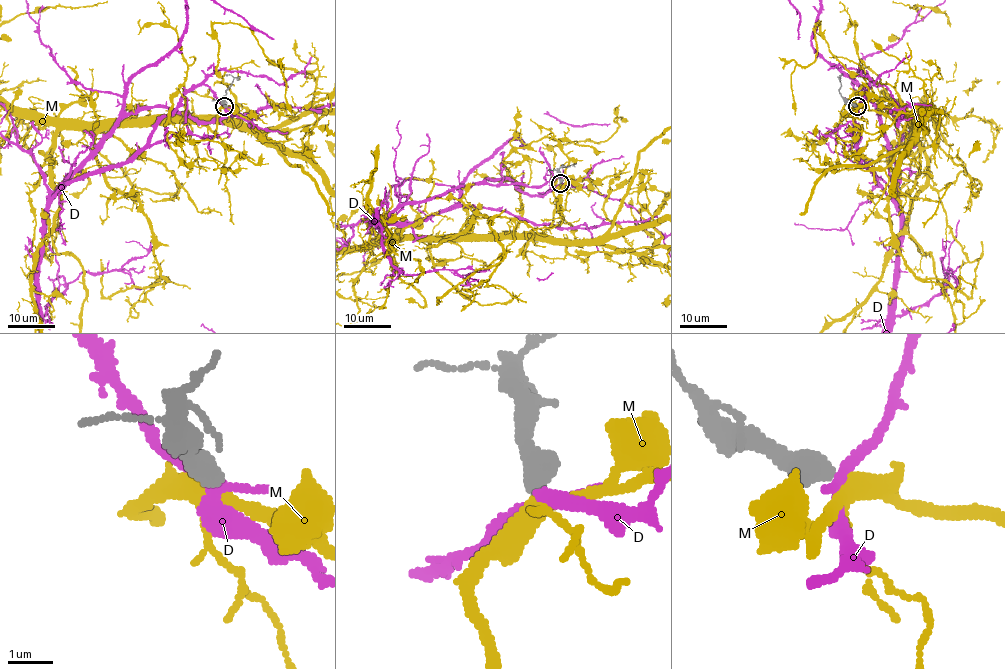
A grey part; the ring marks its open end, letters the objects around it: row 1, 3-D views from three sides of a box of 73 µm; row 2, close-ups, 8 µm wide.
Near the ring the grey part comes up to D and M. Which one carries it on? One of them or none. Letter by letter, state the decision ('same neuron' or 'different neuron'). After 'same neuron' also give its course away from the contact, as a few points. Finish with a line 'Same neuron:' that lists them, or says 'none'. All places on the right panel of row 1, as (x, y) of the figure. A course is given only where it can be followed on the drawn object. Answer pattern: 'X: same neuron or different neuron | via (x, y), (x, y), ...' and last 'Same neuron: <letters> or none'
D: different neuron
M: same neuron
Same neuron: M

